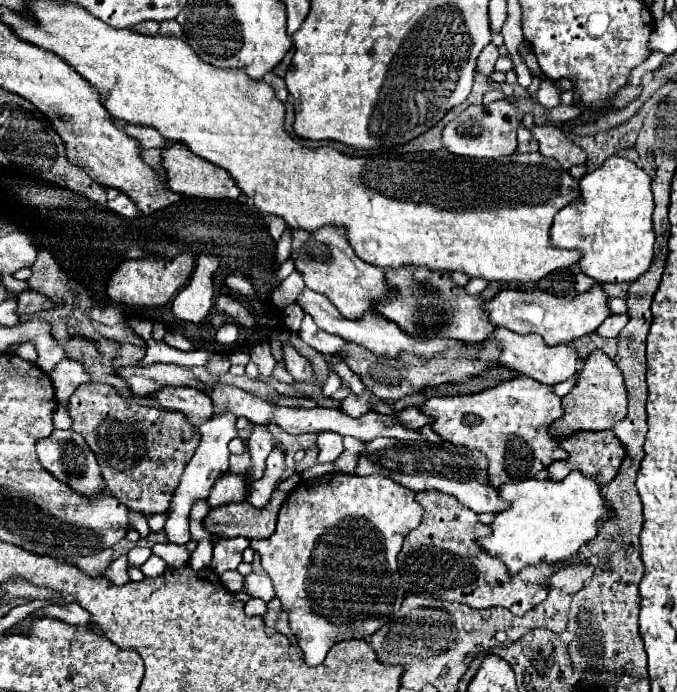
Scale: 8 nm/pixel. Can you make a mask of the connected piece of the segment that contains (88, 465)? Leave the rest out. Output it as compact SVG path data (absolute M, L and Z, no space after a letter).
M54 430L48 438L44 438L36 444L36 450L38 450L38 458L40 458L42 466L56 480L64 482L72 490L78 490L78 494L82 494L86 498L94 498L94 496L100 496L102 490L106 488L106 482L100 474L100 466L96 462L96 456L78 432L74 432L74 430Z

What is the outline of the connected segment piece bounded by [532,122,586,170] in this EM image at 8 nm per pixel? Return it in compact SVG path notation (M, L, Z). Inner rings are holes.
M548 122L542 126L534 126L532 132L540 144L540 154L558 160L566 170L586 162L586 152L574 142L570 142L568 136L554 124Z

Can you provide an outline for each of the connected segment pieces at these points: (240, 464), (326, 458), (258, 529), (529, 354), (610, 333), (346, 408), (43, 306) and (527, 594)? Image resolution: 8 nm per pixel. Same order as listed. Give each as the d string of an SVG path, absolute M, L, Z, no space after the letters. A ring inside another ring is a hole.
M246 446L244 454L230 456L230 468L228 468L228 472L232 472L232 474L246 474L248 468L250 468L250 456L248 456L248 446Z
M320 432L316 446L318 446L318 464L334 462L344 450L342 436L336 432Z
M292 474L288 480L280 482L276 486L276 490L272 492L270 502L264 508L256 508L250 502L238 502L238 504L226 504L226 506L220 506L220 508L210 510L208 516L206 516L206 520L204 520L208 532L210 534L216 534L220 538L236 538L236 536L242 536L242 538L248 538L248 540L252 540L252 538L268 538L276 530L276 518L278 518L278 510L280 510L282 502L298 486L300 480L302 478L298 474Z
M496 328L492 332L492 336L484 342L480 342L482 346L488 344L488 342L502 342L502 354L500 354L500 364L518 372L518 374L524 374L524 376L530 376L542 384L558 384L558 382L564 382L568 380L574 372L576 372L576 362L580 360L578 358L578 350L572 346L572 344L560 344L560 346L548 346L538 334L516 334L516 332L510 332L510 330L504 330L504 328Z
M612 314L610 318L606 318L602 322L602 326L596 330L600 336L606 336L606 338L614 338L620 334L620 330L626 326L628 322L628 314Z
M366 390L362 396L348 394L348 396L342 400L340 410L342 410L344 414L352 416L352 418L360 418L360 416L364 416L366 412L370 412L370 402L368 402L368 398L378 400L376 396L372 396L372 394L370 394L370 390Z
M26 290L18 296L18 314L34 314L34 312L40 312L40 310L52 310L56 306L58 306L56 302L42 296L40 292Z
M440 490L418 492L416 502L424 508L424 520L406 536L398 554L400 582L406 594L466 602L472 608L504 606L512 614L522 616L548 596L548 578L562 566L572 564L572 558L554 564L540 562L540 566L524 566L520 574L508 574L504 562L498 562L498 558L480 550L478 540L490 534L490 526L482 524L476 512L468 510L460 500L452 498L452 494L440 494Z

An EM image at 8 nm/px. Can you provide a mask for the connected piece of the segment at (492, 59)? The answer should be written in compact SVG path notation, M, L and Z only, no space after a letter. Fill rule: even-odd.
M492 42L480 52L480 58L478 58L478 70L486 76L490 76L494 72L494 64L496 64L496 58L498 58L498 46L494 46Z

